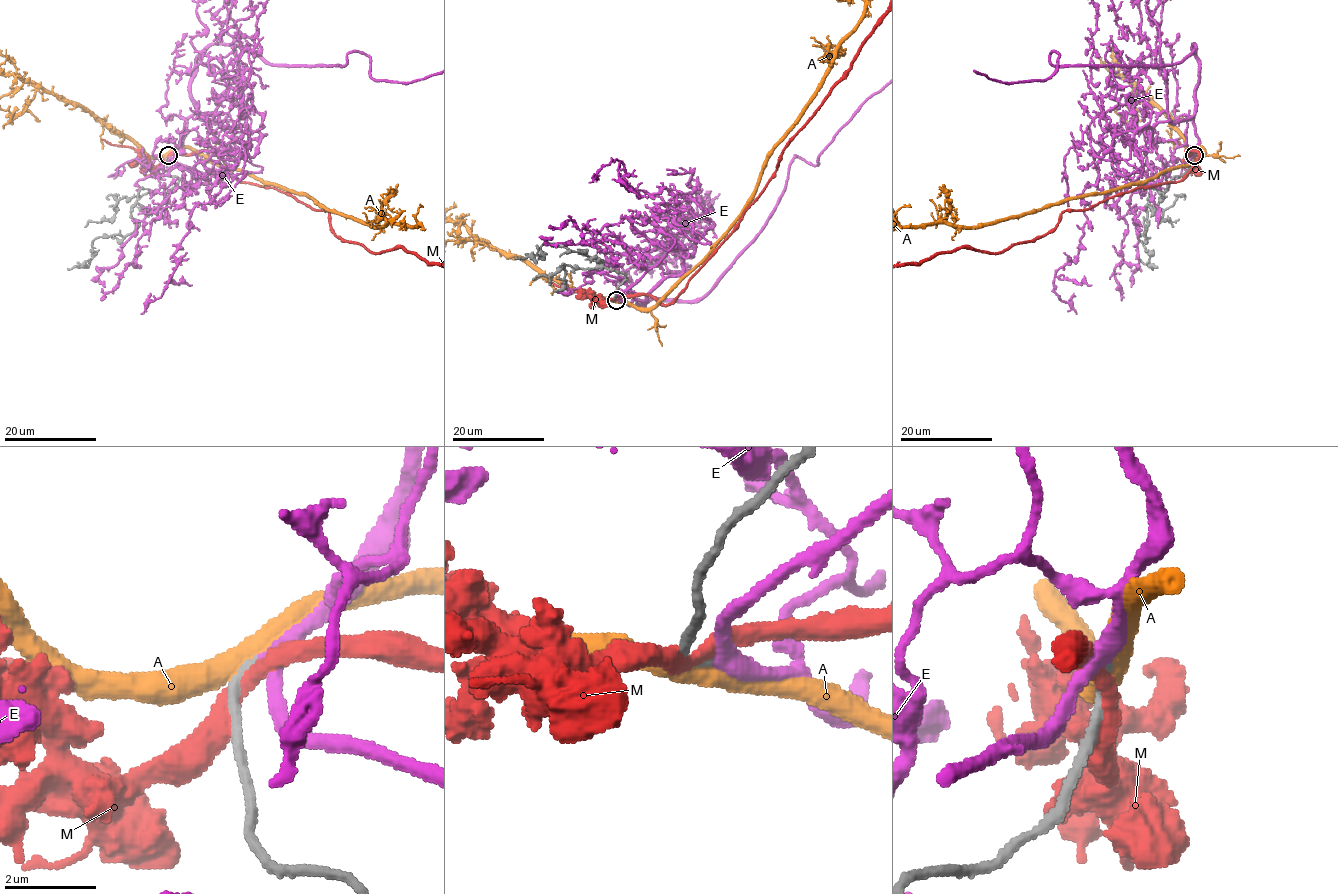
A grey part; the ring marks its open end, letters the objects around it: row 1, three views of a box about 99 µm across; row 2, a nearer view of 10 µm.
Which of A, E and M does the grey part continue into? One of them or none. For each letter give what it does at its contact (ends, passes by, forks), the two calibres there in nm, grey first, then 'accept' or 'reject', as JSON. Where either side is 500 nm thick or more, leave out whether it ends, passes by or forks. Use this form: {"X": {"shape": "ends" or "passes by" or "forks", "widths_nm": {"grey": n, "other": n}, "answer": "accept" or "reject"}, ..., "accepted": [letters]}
{"A": {"shape": "passes by", "widths_nm": {"grey": 240, "other": 480}, "answer": "reject"}, "E": {"shape": "passes by", "widths_nm": {"grey": 200, "other": 320}, "answer": "accept"}, "M": {"shape": "passes by", "widths_nm": {"grey": 280, "other": 400}, "answer": "reject"}, "accepted": ["E"]}

